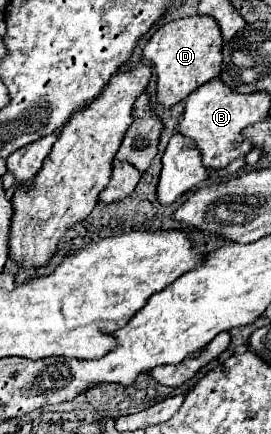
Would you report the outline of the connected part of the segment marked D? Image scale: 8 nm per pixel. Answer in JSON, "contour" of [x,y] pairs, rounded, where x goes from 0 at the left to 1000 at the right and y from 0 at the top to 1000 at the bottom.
{"contour":[[[690,37],[638,51],[601,55],[557,92],[528,111],[528,134],[572,157],[579,166],[579,230],[594,244],[631,249],[675,226],[690,226],[712,207],[801,180],[815,171],[815,69],[801,51],[771,37]]]}

